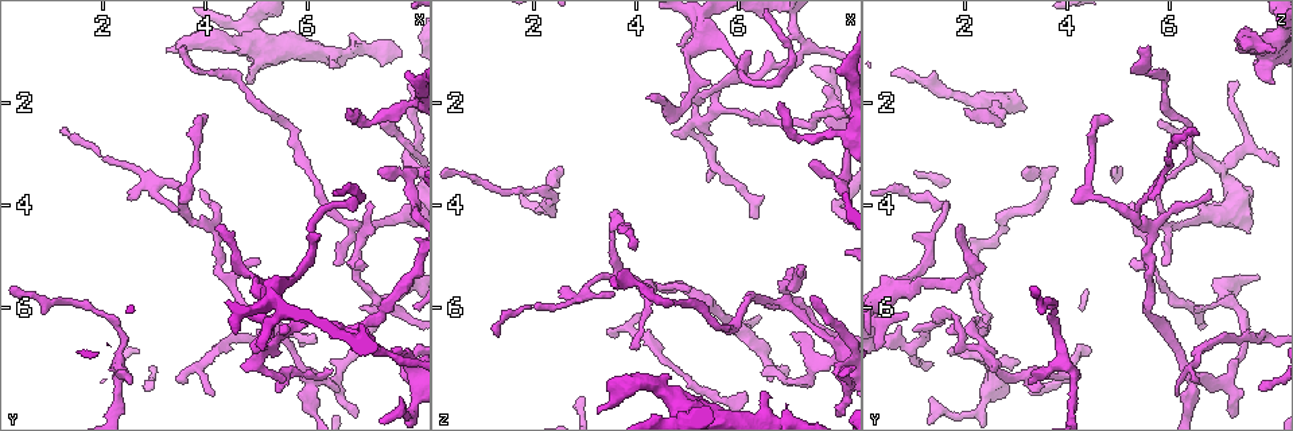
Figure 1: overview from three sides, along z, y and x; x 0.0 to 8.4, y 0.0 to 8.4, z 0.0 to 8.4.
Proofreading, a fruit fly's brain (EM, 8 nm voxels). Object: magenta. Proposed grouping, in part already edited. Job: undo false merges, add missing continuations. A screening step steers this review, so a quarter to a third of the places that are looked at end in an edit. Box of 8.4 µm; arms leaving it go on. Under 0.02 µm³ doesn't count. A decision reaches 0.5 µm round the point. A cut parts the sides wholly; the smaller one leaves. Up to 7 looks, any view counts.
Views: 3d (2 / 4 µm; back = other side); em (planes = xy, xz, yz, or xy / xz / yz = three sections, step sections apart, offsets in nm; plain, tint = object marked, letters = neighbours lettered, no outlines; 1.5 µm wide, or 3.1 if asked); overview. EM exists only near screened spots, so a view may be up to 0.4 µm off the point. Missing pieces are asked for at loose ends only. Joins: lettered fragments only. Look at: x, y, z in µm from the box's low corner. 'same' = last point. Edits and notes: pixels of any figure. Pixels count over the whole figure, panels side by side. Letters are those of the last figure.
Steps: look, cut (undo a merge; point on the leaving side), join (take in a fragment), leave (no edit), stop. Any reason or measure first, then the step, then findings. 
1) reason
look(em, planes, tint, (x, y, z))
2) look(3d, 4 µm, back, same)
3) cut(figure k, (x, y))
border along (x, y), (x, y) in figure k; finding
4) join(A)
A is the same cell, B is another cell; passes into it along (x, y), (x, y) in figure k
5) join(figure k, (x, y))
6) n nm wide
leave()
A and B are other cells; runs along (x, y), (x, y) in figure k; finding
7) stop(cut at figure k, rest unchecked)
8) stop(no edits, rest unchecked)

thin end
look(3d, 2 µm, (7.00, 5.95, 6.50))

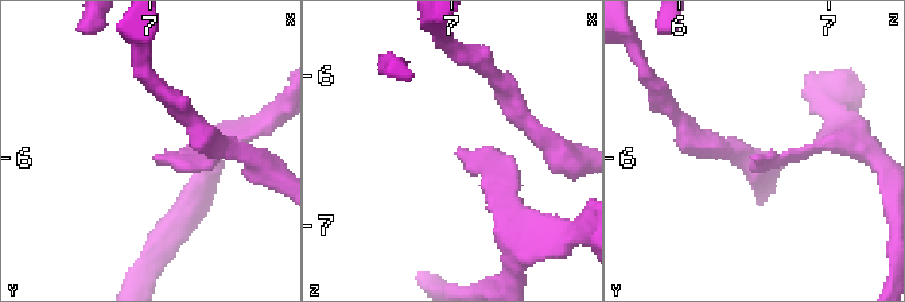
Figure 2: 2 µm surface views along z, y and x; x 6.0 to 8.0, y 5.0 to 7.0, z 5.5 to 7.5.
need the tissue
look(em, yz, step 8, tint, (7.04, 5.98, 6.50))

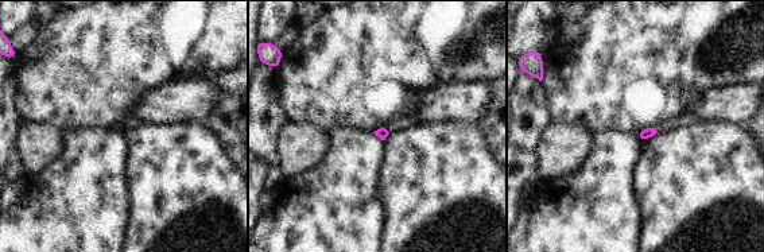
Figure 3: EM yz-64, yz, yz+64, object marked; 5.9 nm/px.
look(em, planes, letters, same)

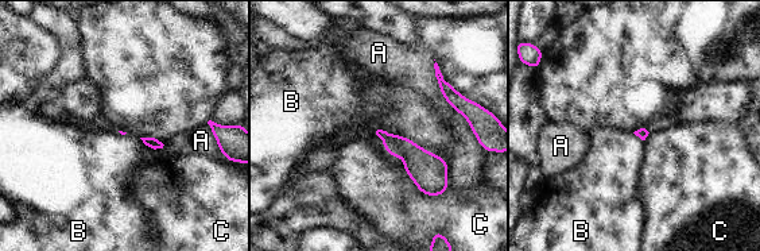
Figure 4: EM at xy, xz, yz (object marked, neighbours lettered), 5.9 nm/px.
leave()
A, B and C are other cells; border along (139, 138), (154, 149) in figure 4; no lettered fragment goes on from it

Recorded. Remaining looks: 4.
free end
look(3d, 4 µm, (5.10, 5.10, 5.65))

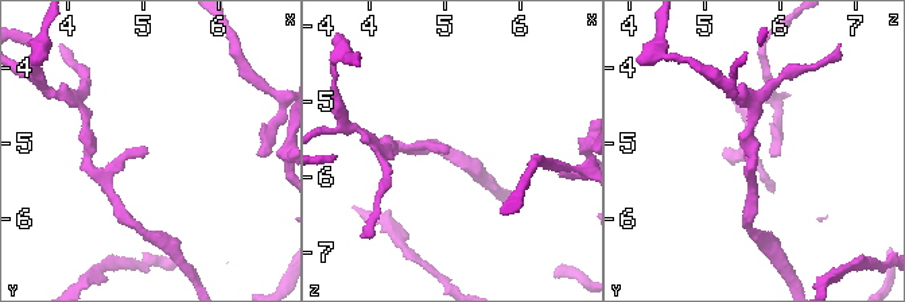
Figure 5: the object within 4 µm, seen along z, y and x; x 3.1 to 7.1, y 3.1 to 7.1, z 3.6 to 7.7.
look(em, xz, step 8, tint, (5.05, 5.05, 5.65))

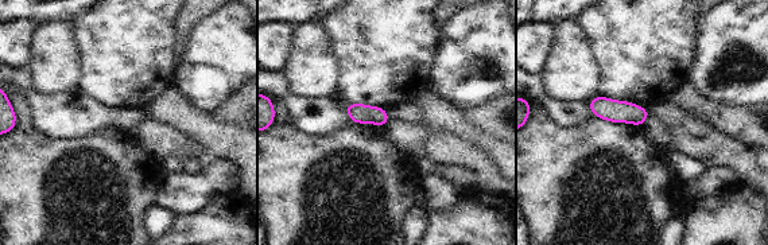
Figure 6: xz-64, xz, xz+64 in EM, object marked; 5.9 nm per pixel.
look(em, planes, letters, same)

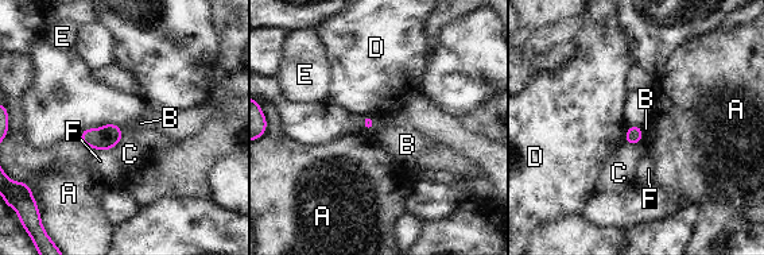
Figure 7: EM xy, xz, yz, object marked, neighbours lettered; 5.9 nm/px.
leave()
A, B, C, D, E and F are other cells; border along (640, 127), (643, 132), (642, 140) in figure 7; none of them fits

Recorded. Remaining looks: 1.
stop(no edits, rest unchecked)

